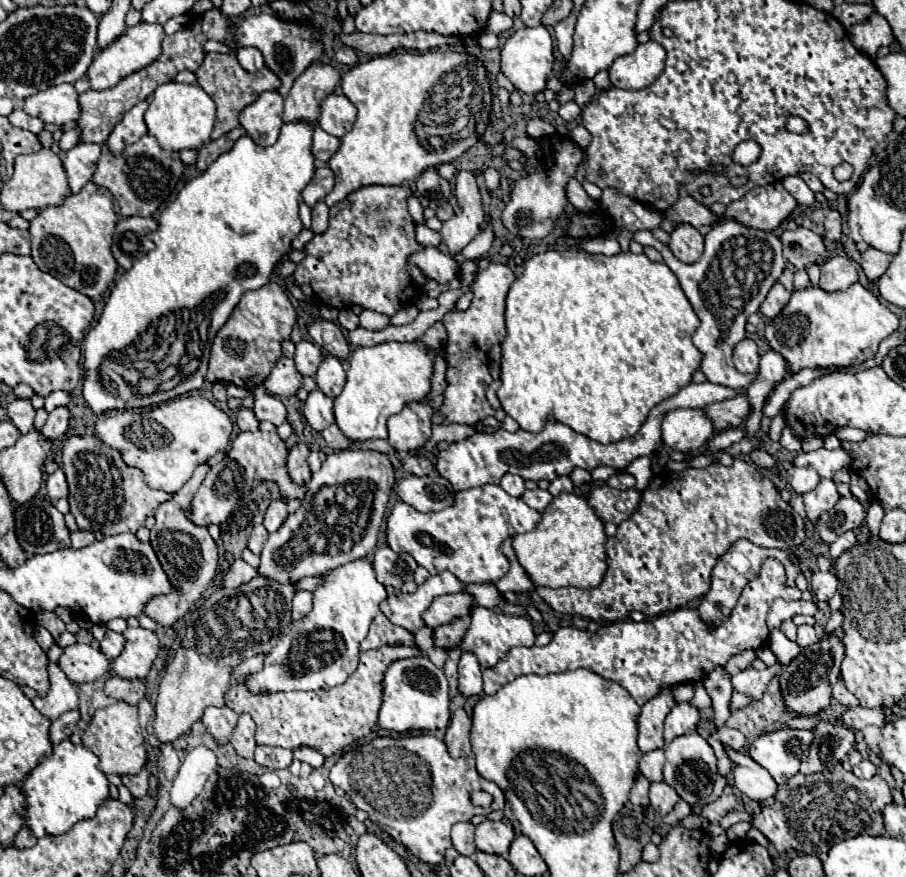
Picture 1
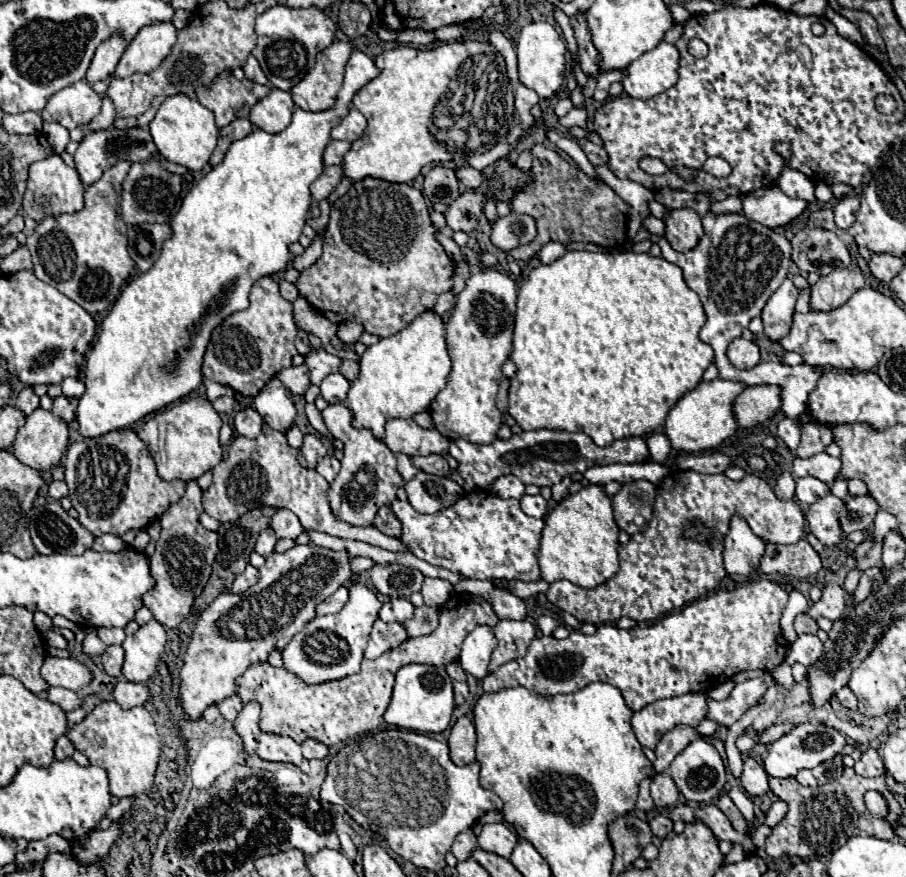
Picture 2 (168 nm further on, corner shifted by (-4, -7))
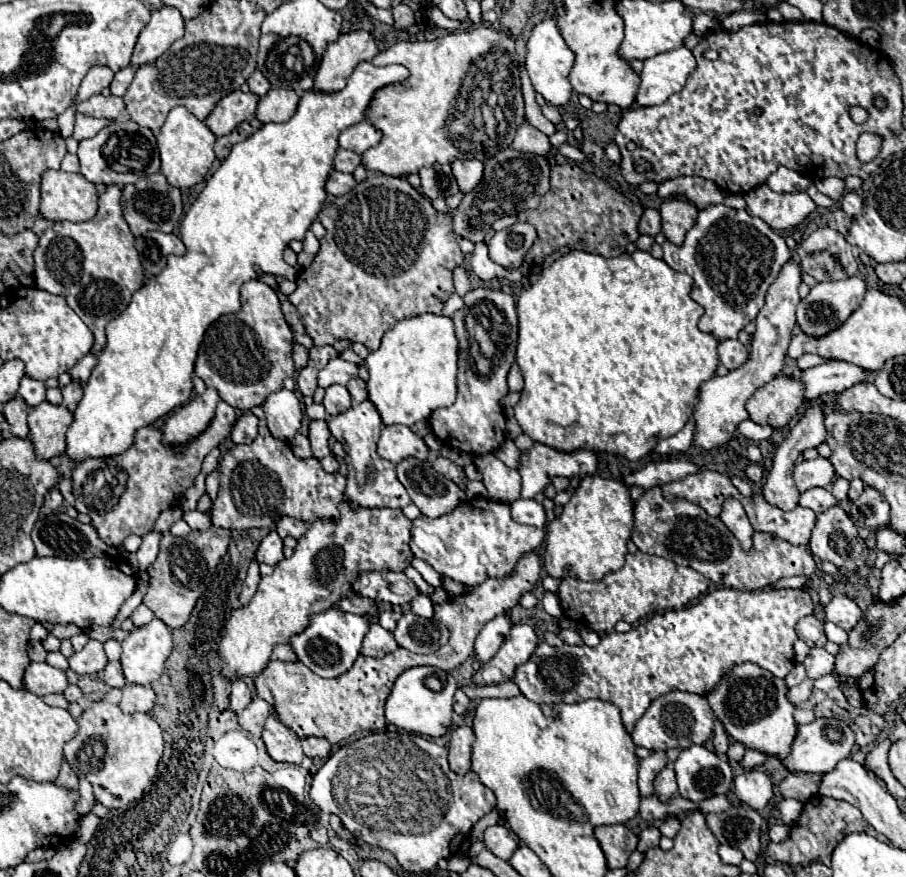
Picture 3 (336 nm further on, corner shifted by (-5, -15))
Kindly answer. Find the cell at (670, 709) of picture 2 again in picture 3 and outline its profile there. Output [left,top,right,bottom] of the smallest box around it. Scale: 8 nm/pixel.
[631,690,715,750]

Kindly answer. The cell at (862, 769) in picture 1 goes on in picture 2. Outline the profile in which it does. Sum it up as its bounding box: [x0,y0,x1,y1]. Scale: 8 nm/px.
[854,748,886,776]

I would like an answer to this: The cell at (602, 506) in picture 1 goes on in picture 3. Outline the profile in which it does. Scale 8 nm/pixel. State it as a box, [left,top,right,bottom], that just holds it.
[633,488,817,590]

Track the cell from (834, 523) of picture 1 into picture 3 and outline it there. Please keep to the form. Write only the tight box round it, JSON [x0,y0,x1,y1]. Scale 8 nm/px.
[849,486,889,530]

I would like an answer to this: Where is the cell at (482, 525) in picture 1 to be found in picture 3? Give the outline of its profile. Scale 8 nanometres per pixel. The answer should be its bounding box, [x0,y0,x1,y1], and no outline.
[411,498,545,586]

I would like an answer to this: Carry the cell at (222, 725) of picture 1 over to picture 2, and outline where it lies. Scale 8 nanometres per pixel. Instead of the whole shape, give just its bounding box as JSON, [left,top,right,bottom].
[218,694,242,722]

